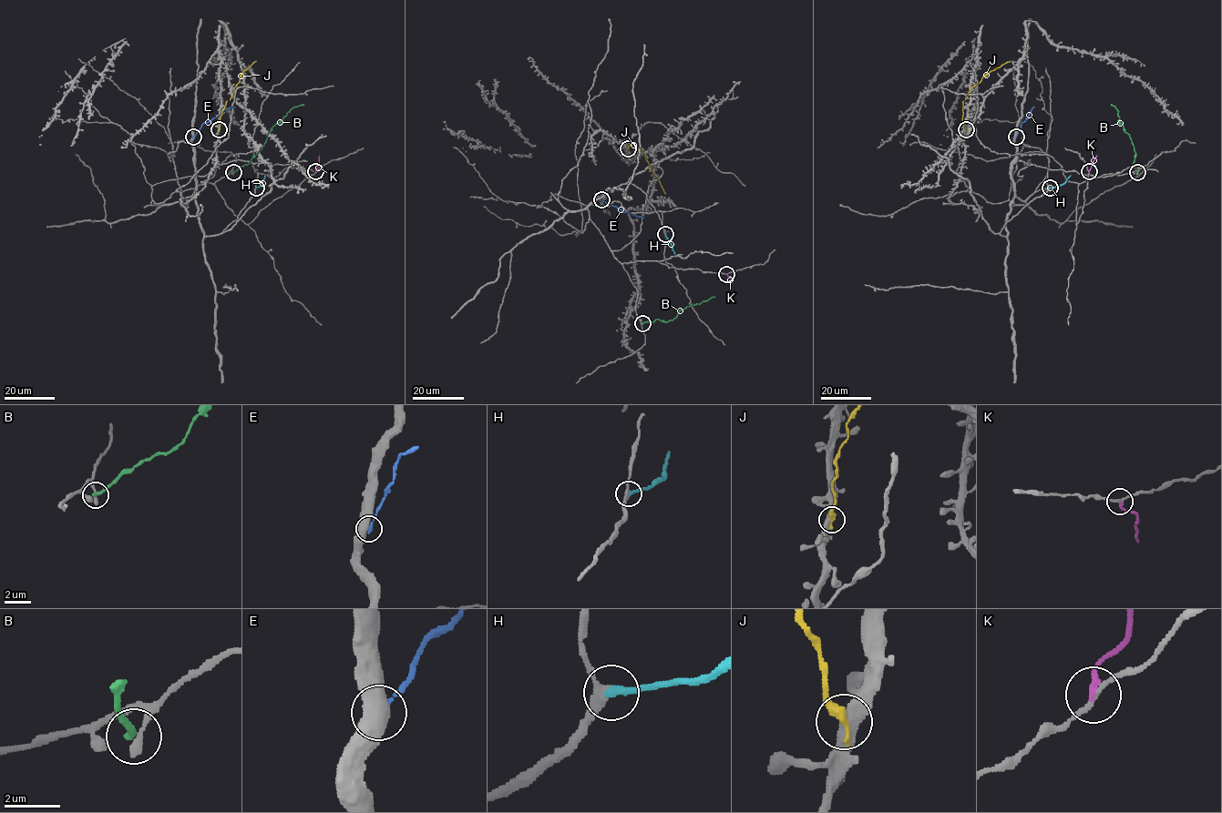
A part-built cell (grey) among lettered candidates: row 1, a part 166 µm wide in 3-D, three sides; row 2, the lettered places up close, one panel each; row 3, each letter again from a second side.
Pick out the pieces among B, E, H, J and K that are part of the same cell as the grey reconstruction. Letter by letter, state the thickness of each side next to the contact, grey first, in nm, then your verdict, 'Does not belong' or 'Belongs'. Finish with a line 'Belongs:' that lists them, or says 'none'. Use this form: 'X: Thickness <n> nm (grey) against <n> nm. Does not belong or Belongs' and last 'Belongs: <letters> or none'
B: Thickness 320 nm (grey) against 240 nm. Does not belong
E: Thickness 550 nm (grey) against 220 nm. Does not belong
H: Thickness 240 nm (grey) against 300 nm. Belongs
J: Thickness 440 nm (grey) against 400 nm. Does not belong
K: Thickness 170 nm (grey) against 240 nm. Does not belong
Belongs: H

